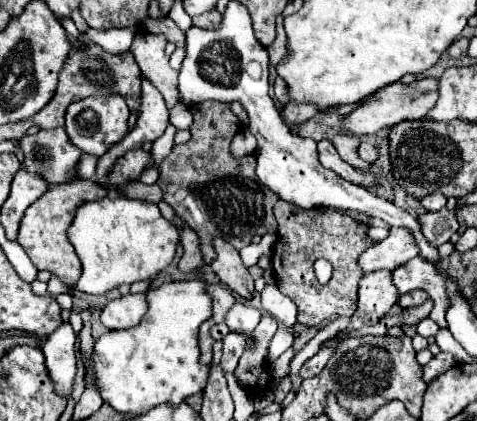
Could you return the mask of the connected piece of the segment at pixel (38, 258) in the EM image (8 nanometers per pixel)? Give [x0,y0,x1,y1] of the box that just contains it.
[17,180,107,284]

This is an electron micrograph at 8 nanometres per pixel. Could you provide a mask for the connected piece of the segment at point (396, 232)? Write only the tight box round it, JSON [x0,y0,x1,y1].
[357,228,419,274]

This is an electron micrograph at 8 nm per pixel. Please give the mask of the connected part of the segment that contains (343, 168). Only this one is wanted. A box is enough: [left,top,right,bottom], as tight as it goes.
[317,140,375,188]

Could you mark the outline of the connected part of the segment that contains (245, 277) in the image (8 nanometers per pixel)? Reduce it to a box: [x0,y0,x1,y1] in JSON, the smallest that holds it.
[211,238,255,298]

